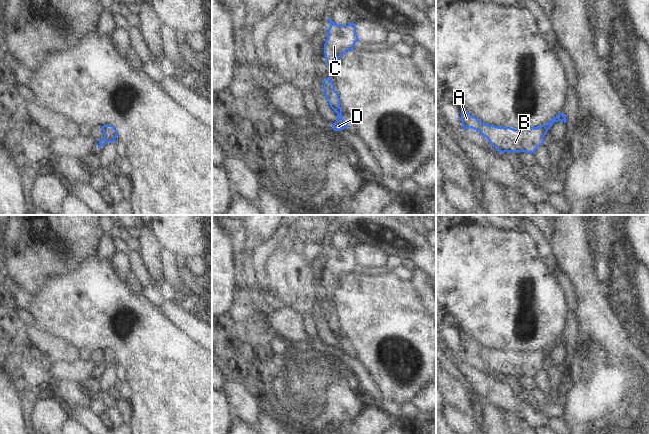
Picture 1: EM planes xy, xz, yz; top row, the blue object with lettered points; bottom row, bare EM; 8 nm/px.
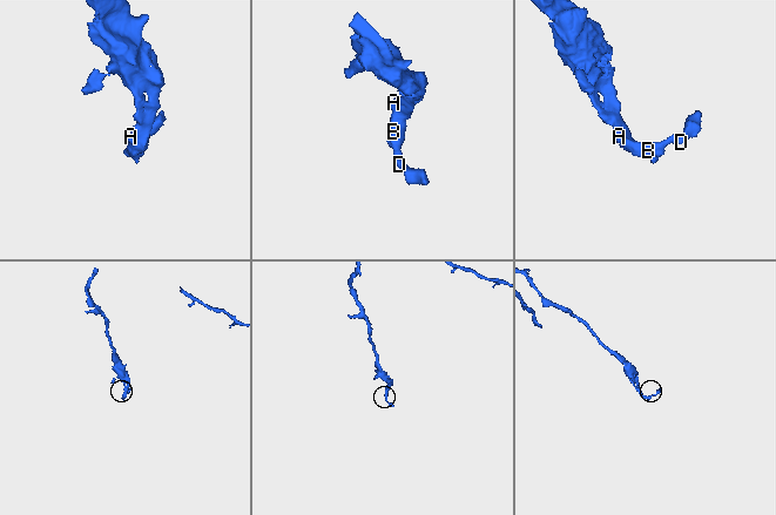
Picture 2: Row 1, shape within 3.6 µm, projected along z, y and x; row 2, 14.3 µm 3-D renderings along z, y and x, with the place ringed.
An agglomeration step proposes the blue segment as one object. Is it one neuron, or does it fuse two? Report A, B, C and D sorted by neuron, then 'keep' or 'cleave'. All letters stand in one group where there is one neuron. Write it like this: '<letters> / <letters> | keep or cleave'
A B C D | keep

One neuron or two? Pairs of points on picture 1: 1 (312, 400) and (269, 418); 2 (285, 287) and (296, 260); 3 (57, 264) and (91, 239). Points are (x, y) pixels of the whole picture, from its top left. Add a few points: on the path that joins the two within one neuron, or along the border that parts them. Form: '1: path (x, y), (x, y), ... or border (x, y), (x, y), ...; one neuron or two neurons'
1: border (276, 412), (288, 423); two neurons
2: path (290, 280), (292, 267); one neuron
3: path (65, 262), (83, 245); one neuron

